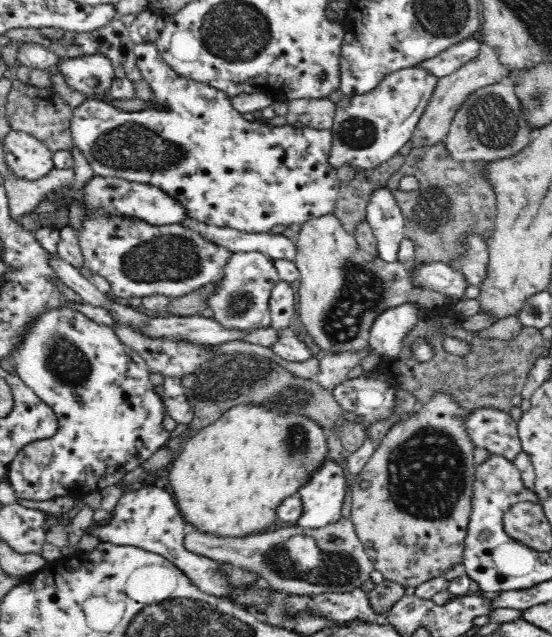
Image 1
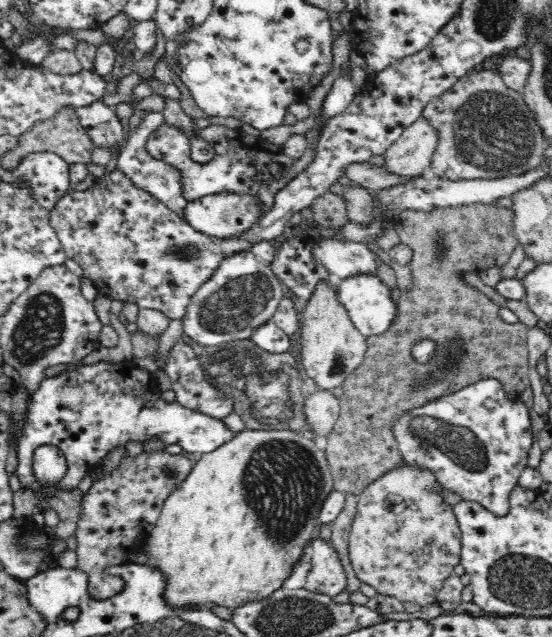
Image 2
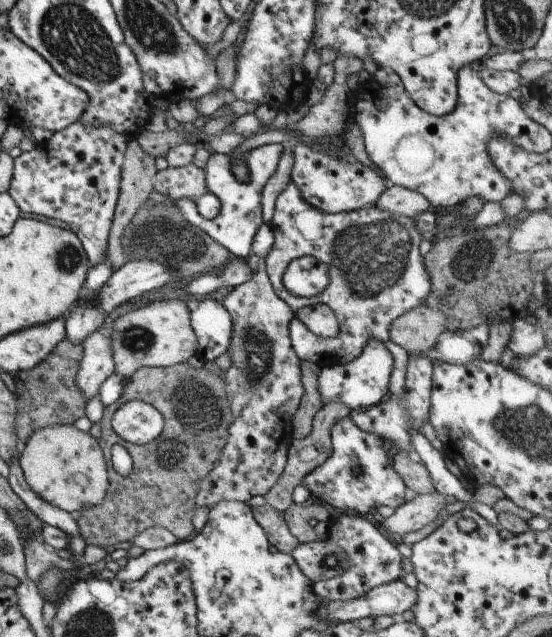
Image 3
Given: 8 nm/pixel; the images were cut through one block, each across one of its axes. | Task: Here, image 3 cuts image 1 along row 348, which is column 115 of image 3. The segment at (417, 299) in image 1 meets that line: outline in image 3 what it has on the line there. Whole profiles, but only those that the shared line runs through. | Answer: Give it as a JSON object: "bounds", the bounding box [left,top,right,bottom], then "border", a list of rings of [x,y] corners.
{"bounds":[108,298,197,379],"border":[[[180,298],[152,302],[144,308],[108,321],[115,360],[115,373],[128,379],[142,367],[167,367],[186,363],[197,352],[197,336],[191,323],[191,311]]]}

